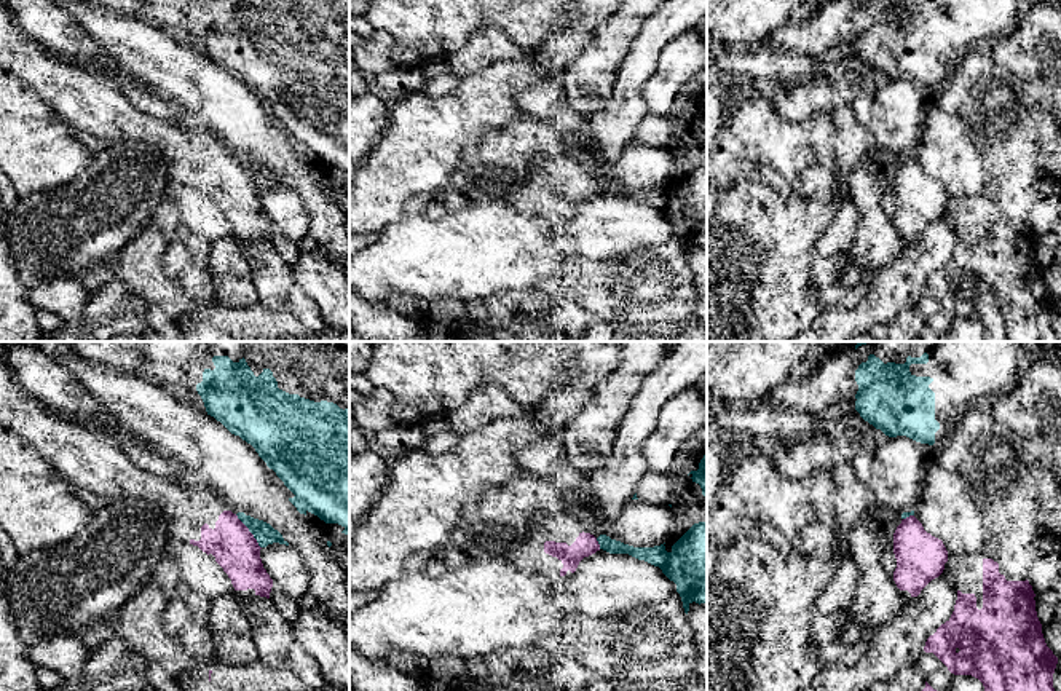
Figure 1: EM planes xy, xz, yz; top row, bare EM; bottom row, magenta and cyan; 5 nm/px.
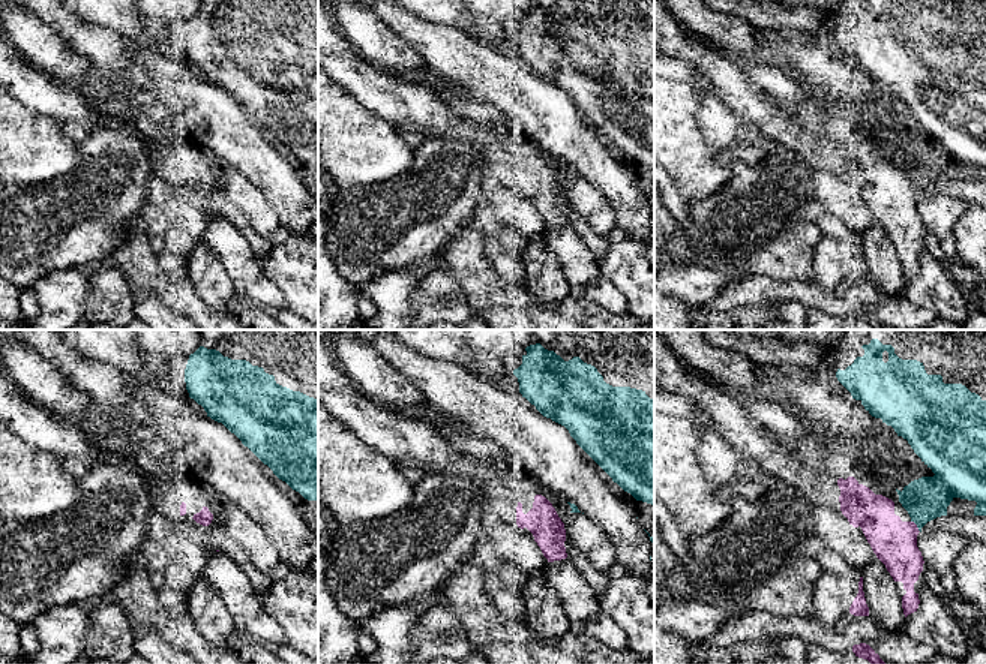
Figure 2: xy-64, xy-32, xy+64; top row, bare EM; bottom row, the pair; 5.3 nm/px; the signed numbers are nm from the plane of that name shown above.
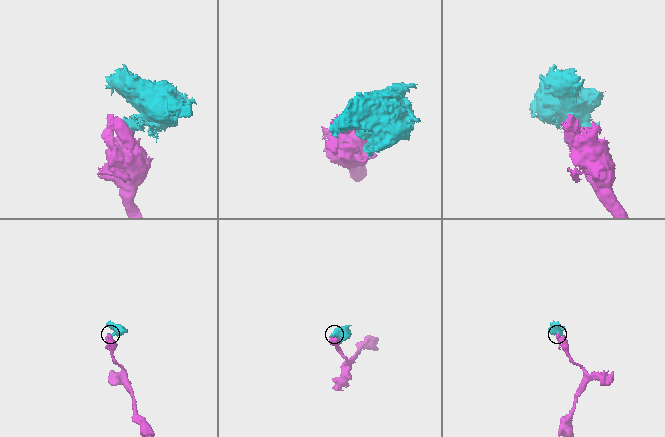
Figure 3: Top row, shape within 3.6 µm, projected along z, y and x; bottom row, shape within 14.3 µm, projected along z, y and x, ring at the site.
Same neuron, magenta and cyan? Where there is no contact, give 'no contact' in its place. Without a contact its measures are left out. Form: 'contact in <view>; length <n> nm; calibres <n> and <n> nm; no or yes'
contact in xy; length 220 nm; calibres 220 and 100 nm; no

